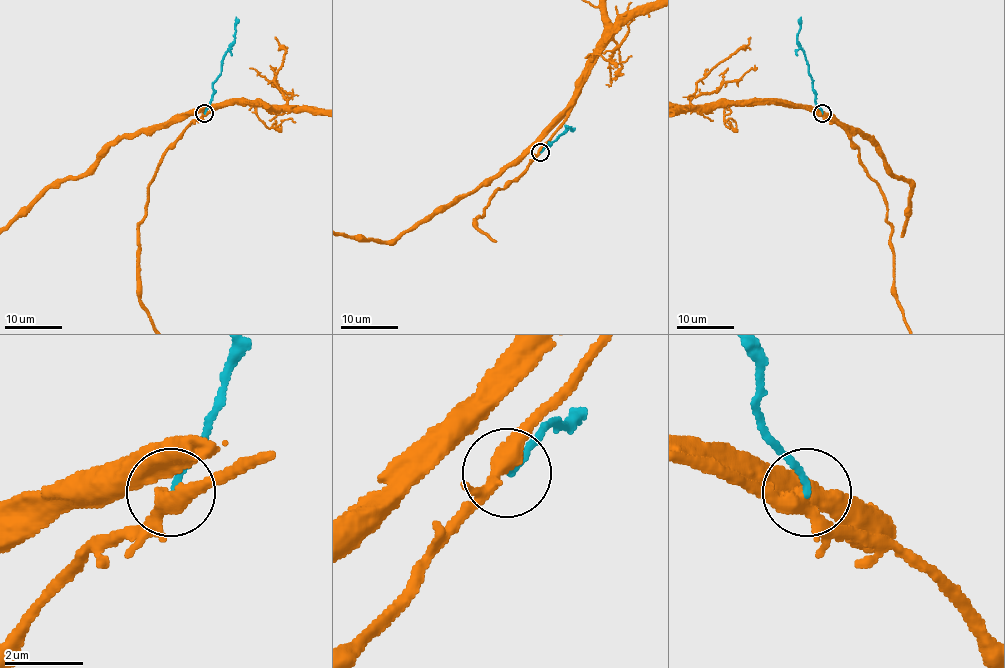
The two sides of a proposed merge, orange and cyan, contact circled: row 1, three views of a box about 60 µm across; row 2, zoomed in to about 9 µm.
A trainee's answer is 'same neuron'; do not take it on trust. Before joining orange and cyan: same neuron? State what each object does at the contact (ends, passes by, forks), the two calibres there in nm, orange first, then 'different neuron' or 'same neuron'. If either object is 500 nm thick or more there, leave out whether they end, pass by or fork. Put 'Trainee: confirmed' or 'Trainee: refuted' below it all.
orange passes by; cyan ends; calibres 400 and 160 nm; different neuron
Trainee: refuted

